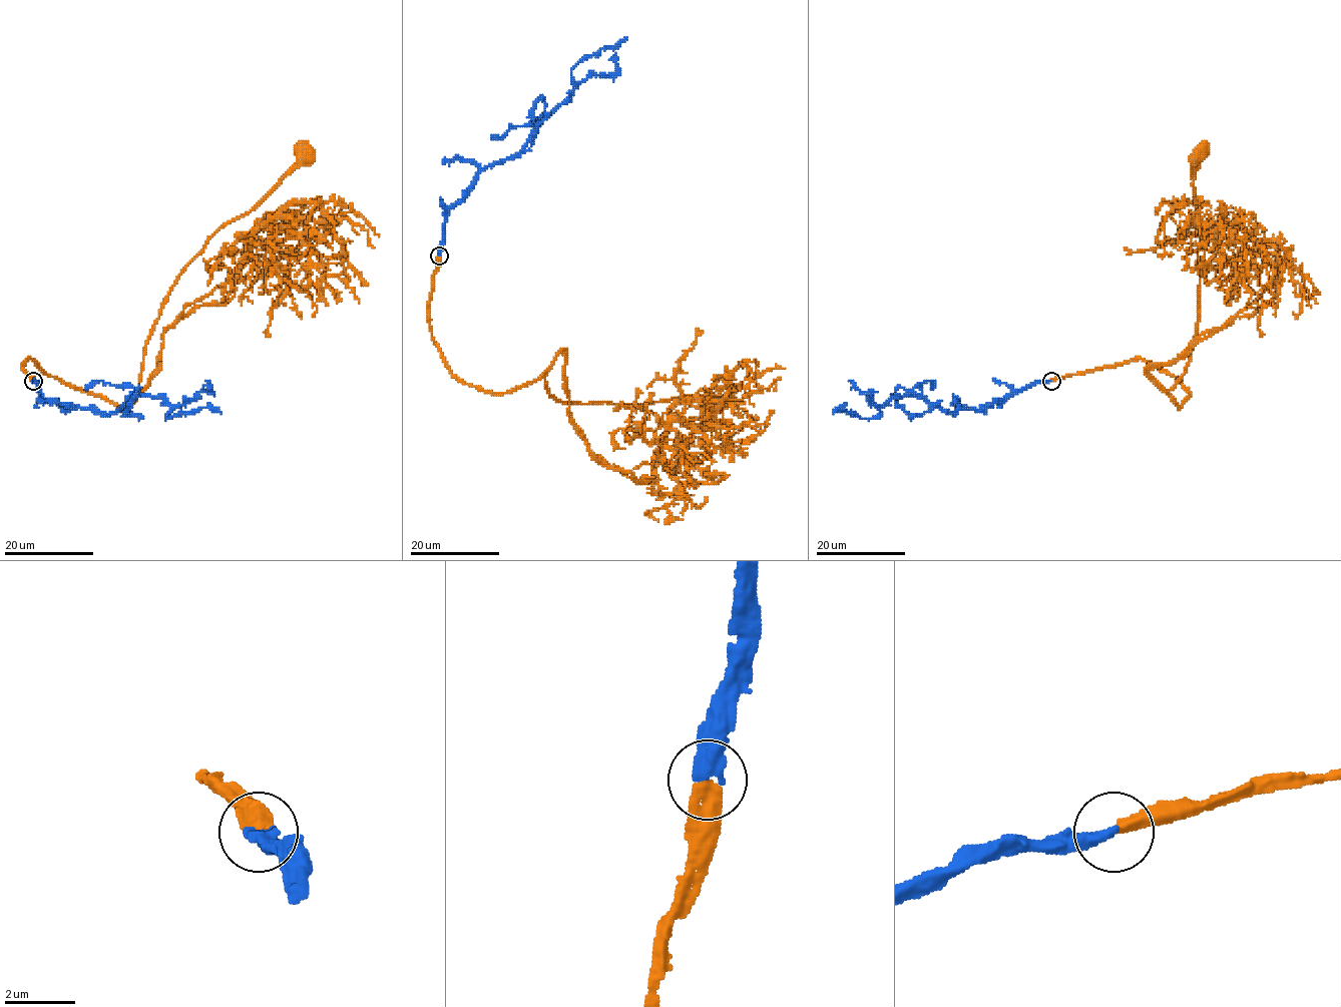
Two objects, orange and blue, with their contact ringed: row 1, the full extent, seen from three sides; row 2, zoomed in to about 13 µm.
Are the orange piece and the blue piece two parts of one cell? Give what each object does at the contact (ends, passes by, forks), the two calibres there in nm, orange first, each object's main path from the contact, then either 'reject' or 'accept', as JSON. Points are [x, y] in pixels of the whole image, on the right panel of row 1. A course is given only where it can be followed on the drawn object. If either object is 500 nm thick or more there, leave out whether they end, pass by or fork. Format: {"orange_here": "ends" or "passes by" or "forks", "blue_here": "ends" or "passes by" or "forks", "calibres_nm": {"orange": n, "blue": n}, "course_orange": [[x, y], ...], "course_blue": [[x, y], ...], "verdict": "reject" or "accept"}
{"orange_here": "ends", "blue_here": "ends", "calibres_nm": {"orange": 380, "blue": 400}, "course_orange": [[1051, 380], [1143, 359], [1189, 394], [1179, 407], [1167, 391], [1196, 335], [1200, 153]], "course_blue": [[1051, 380], [953, 413], [902, 396], [874, 419], [843, 408], [833, 412]], "verdict": "accept"}

